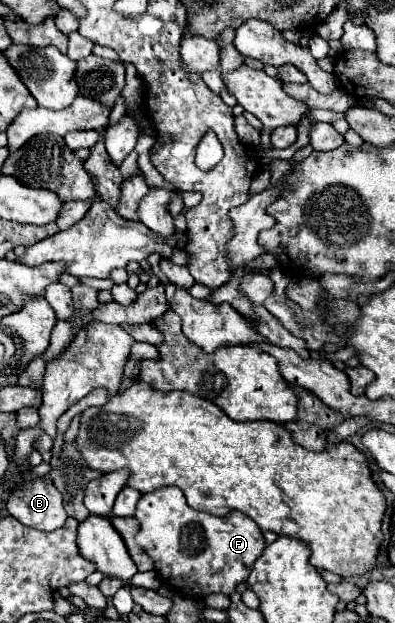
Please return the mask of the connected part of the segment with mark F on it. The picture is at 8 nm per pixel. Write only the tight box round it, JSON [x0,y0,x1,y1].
[135,487,267,597]

